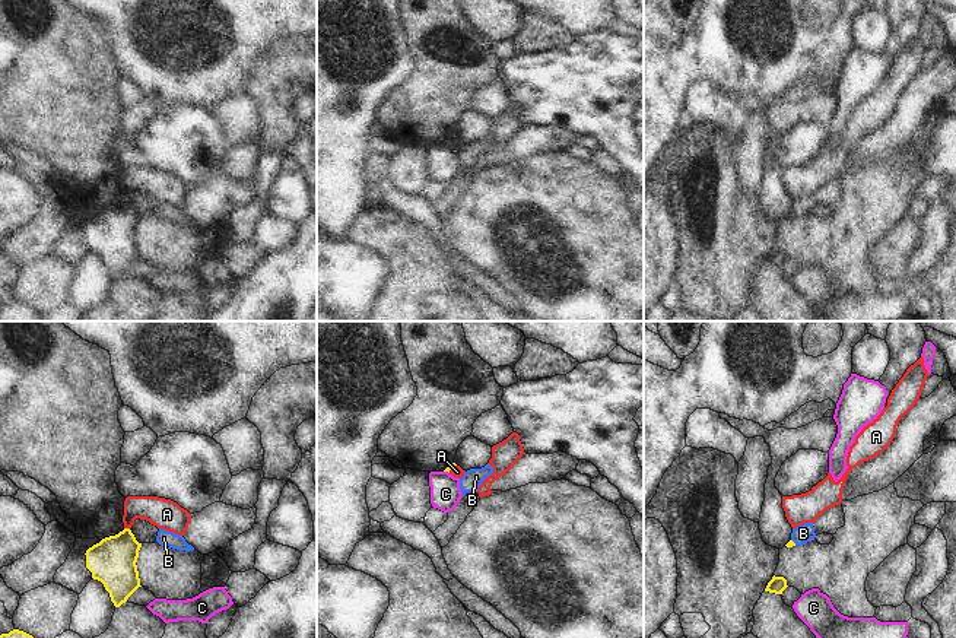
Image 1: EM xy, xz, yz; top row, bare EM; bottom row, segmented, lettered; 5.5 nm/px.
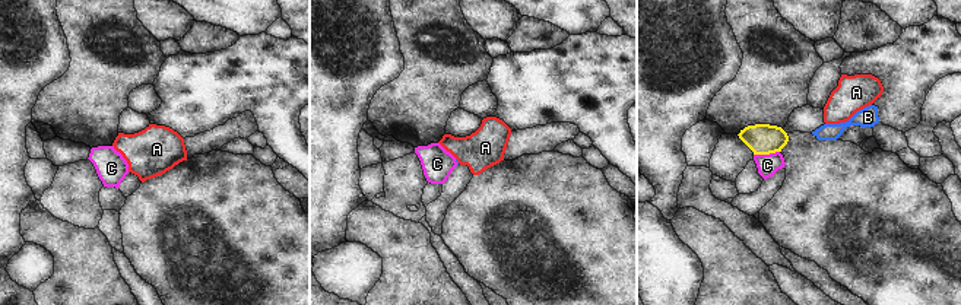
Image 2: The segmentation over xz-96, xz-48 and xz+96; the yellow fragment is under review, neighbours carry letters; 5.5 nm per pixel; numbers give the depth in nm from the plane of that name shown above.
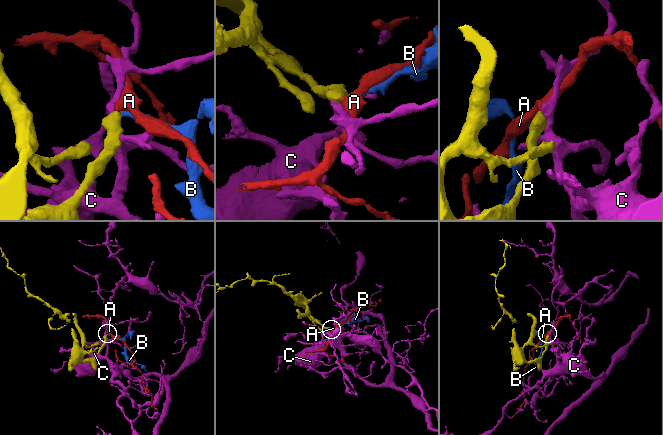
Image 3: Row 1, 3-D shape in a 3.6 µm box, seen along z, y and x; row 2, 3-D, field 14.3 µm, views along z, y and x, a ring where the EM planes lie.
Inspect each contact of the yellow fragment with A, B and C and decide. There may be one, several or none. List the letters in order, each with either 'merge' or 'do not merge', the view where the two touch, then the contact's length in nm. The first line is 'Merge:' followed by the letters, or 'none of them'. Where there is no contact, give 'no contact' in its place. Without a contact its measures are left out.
Merge: none of them
A: do not merge; meets yellow in xy; contact 30 nm long
B: do not merge; meets yellow in yz; contact 50 nm long
C: do not merge; meets yellow in xz; contact 40 nm long

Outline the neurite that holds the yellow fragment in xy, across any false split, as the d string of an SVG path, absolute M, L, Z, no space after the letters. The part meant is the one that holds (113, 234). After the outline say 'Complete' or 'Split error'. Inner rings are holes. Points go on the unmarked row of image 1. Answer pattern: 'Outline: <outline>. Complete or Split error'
Outline: M130 201L102 212L86 223L86 241L104 257L111 274L120 280L139 261L139 216Z. Complete

